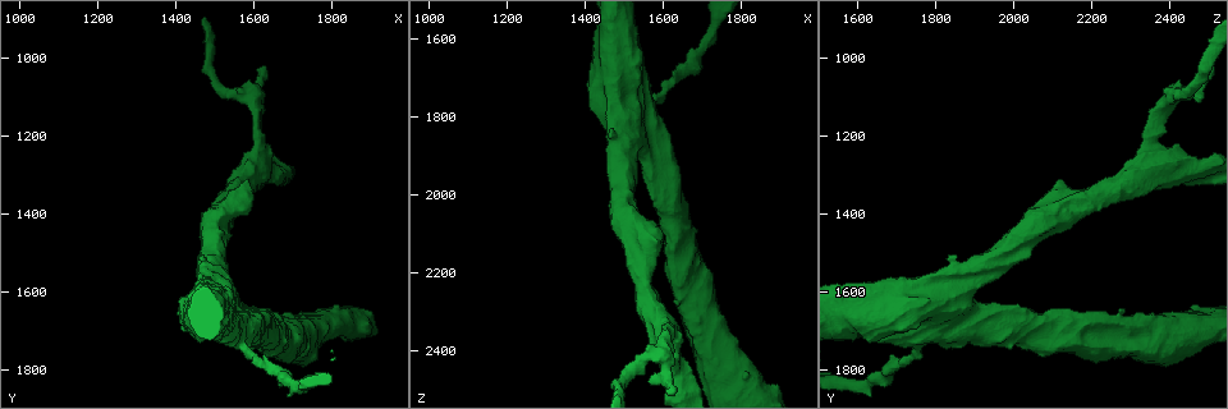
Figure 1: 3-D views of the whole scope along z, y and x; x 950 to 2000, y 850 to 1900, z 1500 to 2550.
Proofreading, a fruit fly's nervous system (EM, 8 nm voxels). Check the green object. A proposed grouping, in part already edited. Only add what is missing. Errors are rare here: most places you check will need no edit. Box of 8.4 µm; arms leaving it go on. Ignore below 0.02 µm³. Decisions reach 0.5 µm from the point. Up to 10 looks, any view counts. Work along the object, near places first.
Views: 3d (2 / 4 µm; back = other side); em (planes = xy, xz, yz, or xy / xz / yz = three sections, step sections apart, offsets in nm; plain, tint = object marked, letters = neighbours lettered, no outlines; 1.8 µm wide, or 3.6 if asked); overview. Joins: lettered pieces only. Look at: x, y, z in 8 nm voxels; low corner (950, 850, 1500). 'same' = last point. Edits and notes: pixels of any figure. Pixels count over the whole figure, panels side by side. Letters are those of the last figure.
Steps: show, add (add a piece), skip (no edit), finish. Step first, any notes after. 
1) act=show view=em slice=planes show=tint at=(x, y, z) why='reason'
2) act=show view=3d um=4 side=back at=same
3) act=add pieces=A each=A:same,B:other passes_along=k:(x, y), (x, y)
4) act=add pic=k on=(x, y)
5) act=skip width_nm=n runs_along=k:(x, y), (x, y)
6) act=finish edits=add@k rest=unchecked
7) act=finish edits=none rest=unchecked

act=show view=em um=3.6 slice=planes show=letters at=(1545, 1725, 1750) why='a narrow waist'

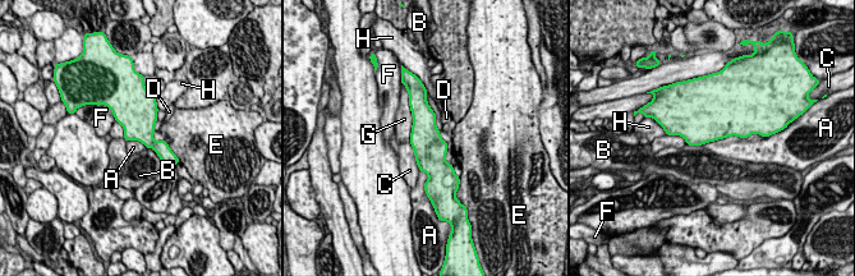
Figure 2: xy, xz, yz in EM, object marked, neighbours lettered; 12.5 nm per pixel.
act=skip width_nm=380 each=A:other,B:other,C:other,D:other,E:other,F:other,G:other,H:other border=2:(755, 132), (700, 145) found='none of them fits'

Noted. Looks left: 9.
act=show view=em slice=xz step=16 show=tint at=(1465, 1515, 1835)

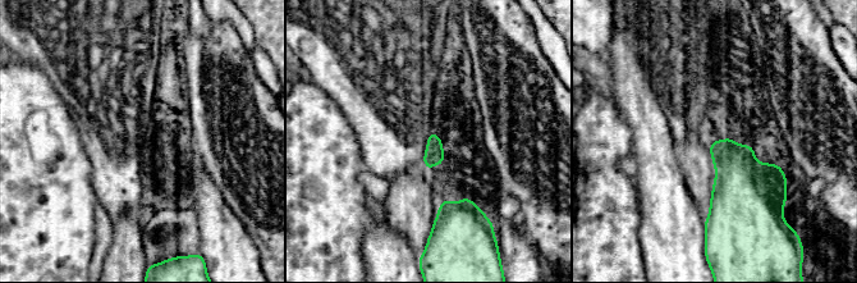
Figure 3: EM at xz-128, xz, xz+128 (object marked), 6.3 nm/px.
act=show view=em slice=planes show=letters at=same

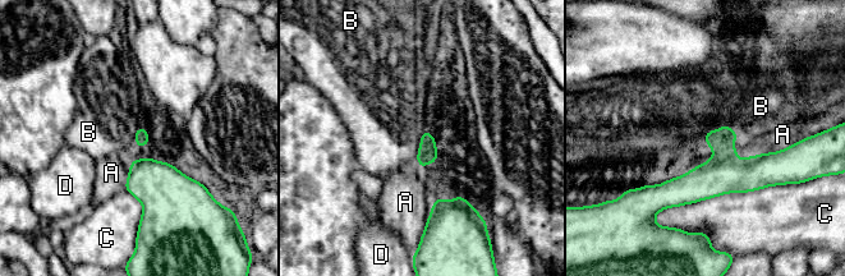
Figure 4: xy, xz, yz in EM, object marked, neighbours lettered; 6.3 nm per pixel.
act=skip each=A:other,B:other,C:other,D:other border=4:(423, 132), (419, 139), (418, 165) found='none of them fits'

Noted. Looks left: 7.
act=show view=em um=3.6 slice=xy step=4 show=tint at=(1585, 1305, 2120) why='thick end'

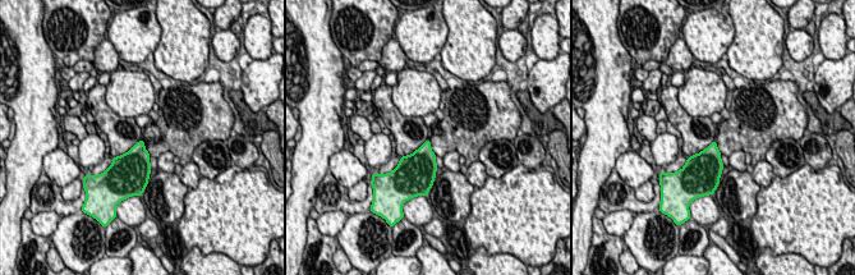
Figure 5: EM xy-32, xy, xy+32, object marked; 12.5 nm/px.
act=show view=em um=3.6 slice=planes show=letters at=same why='cut it another way'

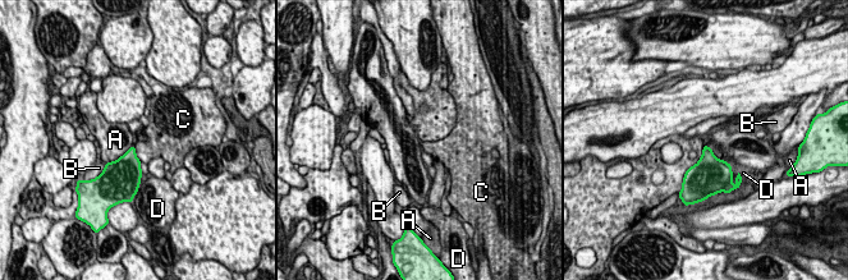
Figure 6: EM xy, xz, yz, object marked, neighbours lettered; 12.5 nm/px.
act=skip longest_contact=A:440nm each=A:other,B:other,C:other,D:other border=6:(133, 145), (115, 160), (105, 164) found='no lettered piece goes on from it'

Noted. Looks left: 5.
act=show view=3d um=4 at=(1645, 1280, 2485)

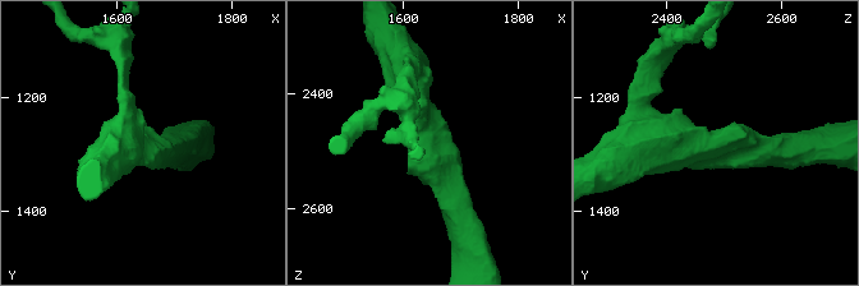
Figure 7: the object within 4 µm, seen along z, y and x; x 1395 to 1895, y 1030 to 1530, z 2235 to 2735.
act=show view=em slice=planes show=plain at=(1650, 1285, 2495)

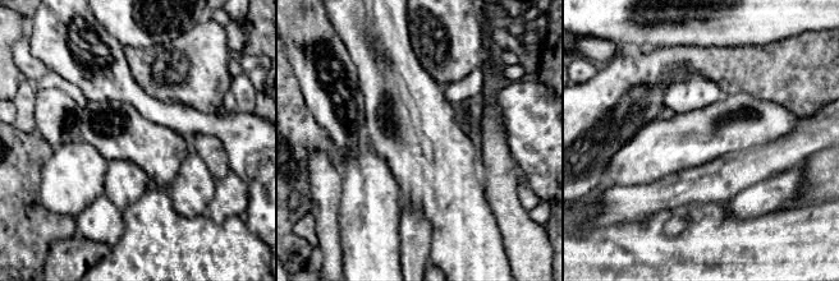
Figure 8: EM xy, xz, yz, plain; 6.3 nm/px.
act=show view=em slice=planes show=letters at=same why='what lies round it'

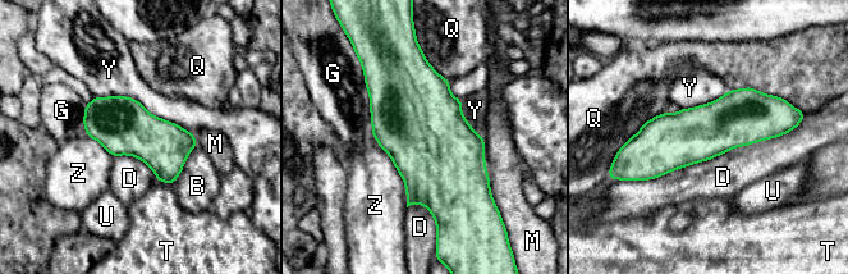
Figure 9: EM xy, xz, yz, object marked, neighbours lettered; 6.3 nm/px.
act=skip each=B:other,D:other,G:other,M:other,Q:other,T:other,U:other,Y:other,Z:other runs_along=9:(787, 120), (635, 141) found='none of them fits'

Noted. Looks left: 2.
act=finish edits=none rest=unchecked

